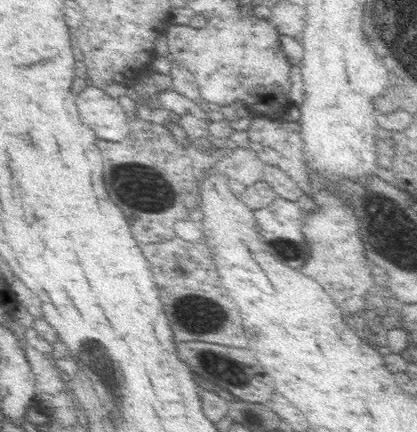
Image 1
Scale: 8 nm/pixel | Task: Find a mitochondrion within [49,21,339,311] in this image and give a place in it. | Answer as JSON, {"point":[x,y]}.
{"point":[136,188]}

